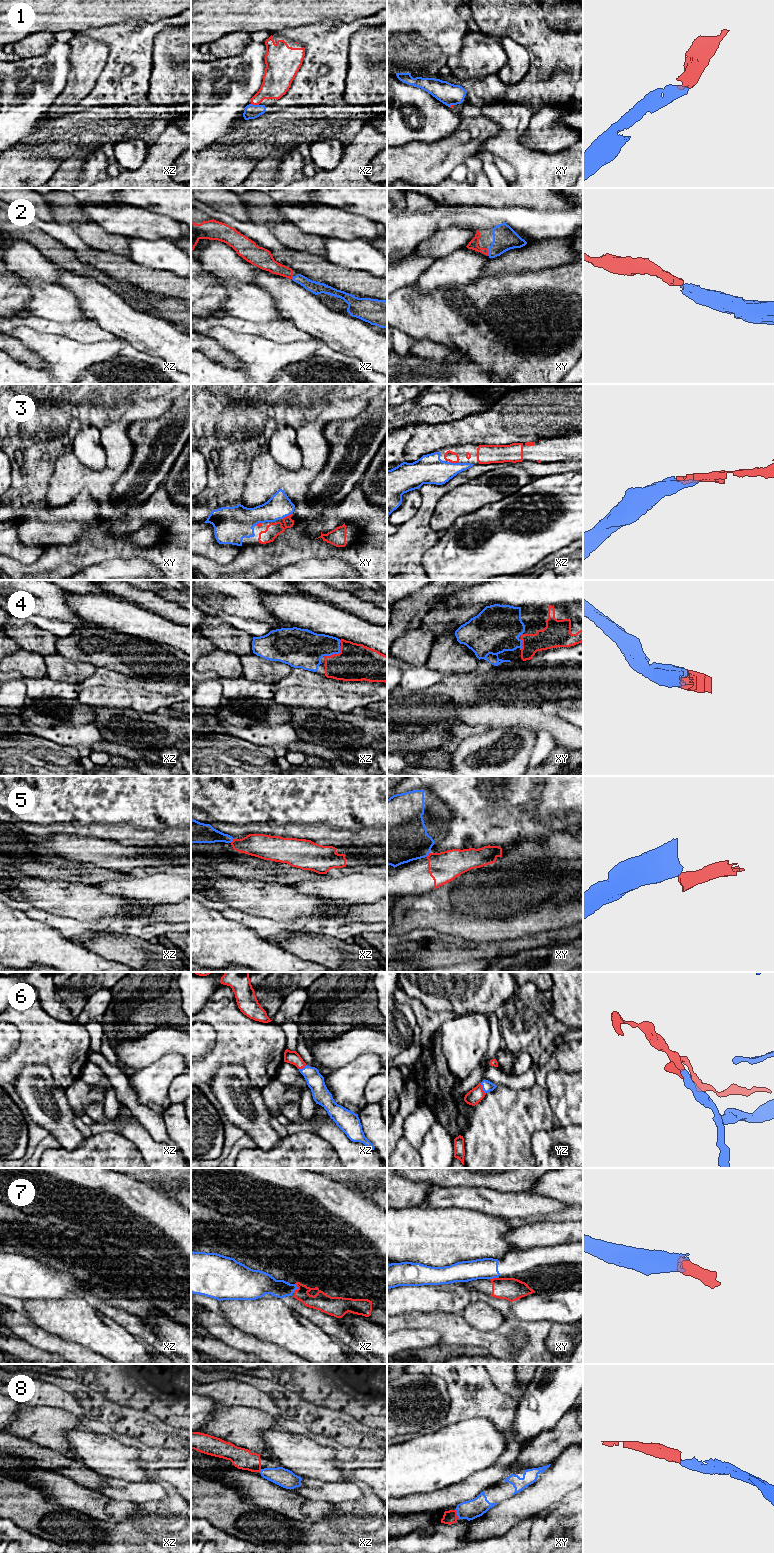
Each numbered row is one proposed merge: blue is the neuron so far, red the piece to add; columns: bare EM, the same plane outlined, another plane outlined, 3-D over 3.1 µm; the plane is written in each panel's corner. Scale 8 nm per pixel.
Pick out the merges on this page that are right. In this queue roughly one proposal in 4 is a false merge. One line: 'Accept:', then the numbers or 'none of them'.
Accept: 1, 2, 3, 4, 6, 8

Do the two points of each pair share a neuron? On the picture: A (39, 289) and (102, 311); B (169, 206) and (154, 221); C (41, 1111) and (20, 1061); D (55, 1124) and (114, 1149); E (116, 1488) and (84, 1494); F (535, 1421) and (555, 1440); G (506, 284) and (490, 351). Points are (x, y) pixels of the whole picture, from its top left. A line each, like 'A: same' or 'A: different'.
A: different
B: different
C: different
D: different
E: different
F: different
G: same

